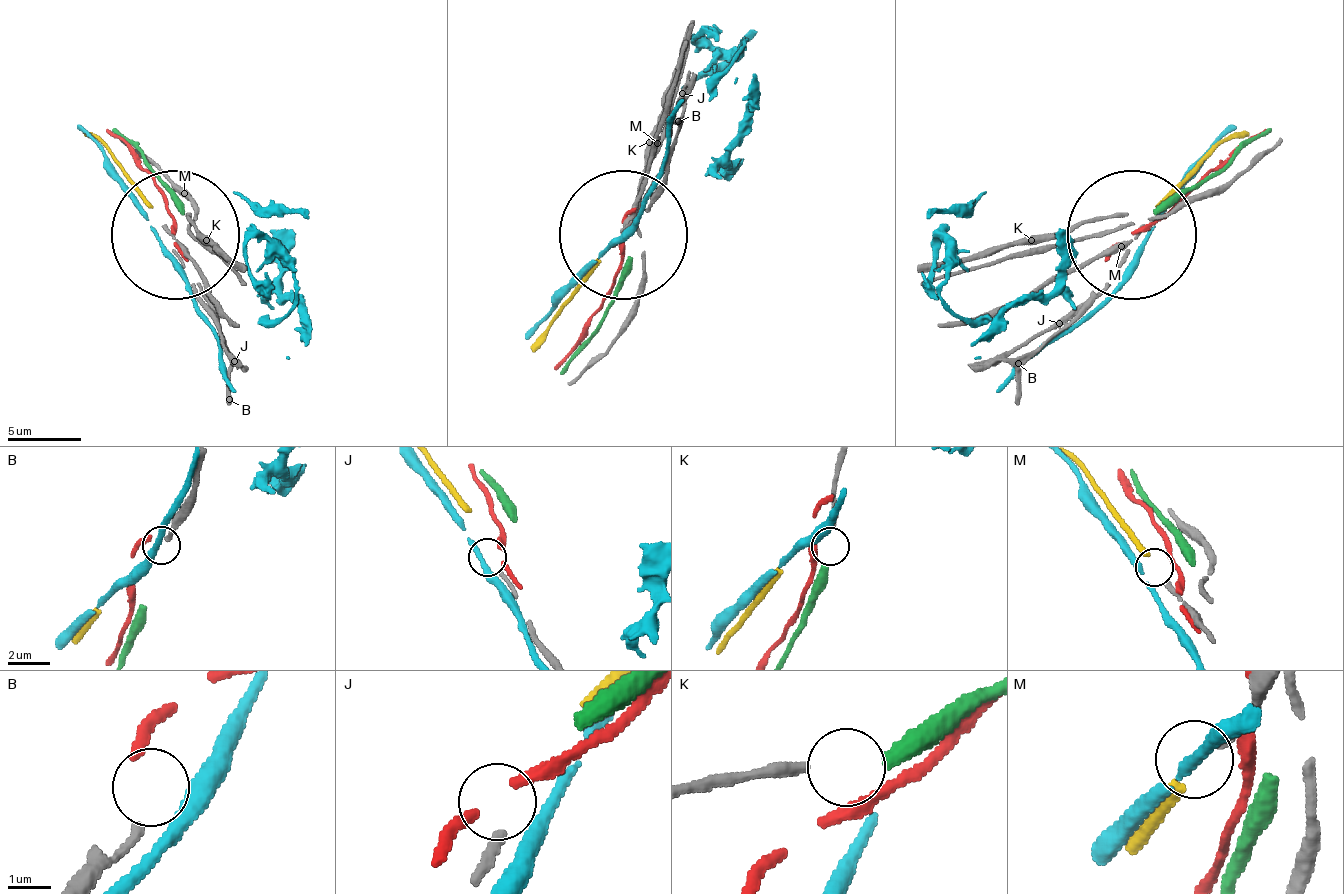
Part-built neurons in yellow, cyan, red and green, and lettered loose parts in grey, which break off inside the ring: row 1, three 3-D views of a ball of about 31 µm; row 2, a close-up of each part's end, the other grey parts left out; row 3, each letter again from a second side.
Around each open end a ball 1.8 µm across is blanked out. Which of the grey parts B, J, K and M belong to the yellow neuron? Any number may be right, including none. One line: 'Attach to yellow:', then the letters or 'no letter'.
Attach to yellow: M

